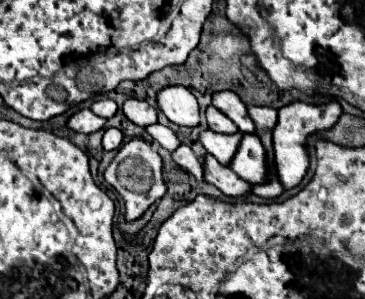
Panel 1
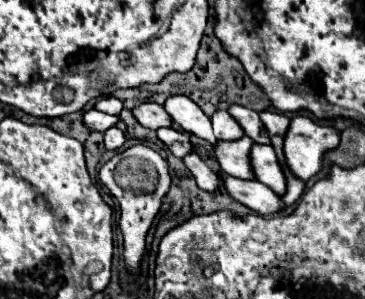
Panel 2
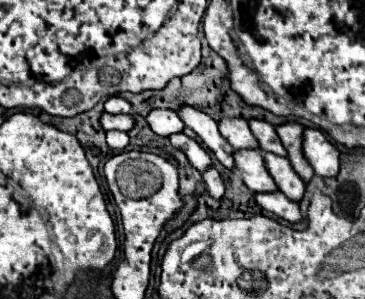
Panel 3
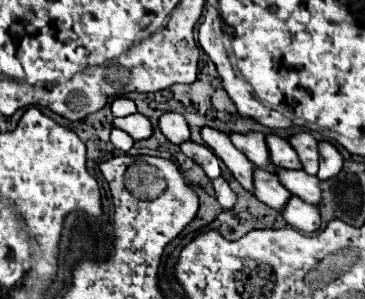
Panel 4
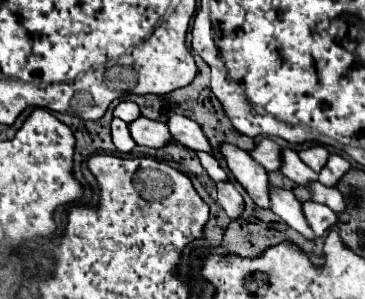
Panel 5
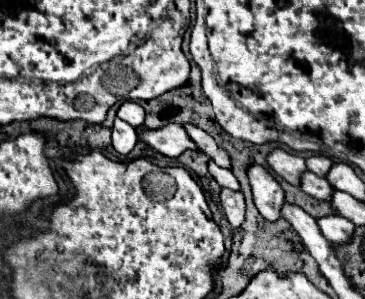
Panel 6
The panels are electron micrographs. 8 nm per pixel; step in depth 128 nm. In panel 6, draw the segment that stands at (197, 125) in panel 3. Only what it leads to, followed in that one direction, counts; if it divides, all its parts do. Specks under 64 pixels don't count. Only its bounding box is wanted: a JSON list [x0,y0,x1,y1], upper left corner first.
[248,166,284,222]

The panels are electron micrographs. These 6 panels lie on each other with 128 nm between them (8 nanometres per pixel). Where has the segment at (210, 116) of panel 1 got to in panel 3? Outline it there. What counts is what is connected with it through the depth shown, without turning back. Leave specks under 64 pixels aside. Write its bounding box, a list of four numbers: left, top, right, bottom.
[218,118,260,150]

